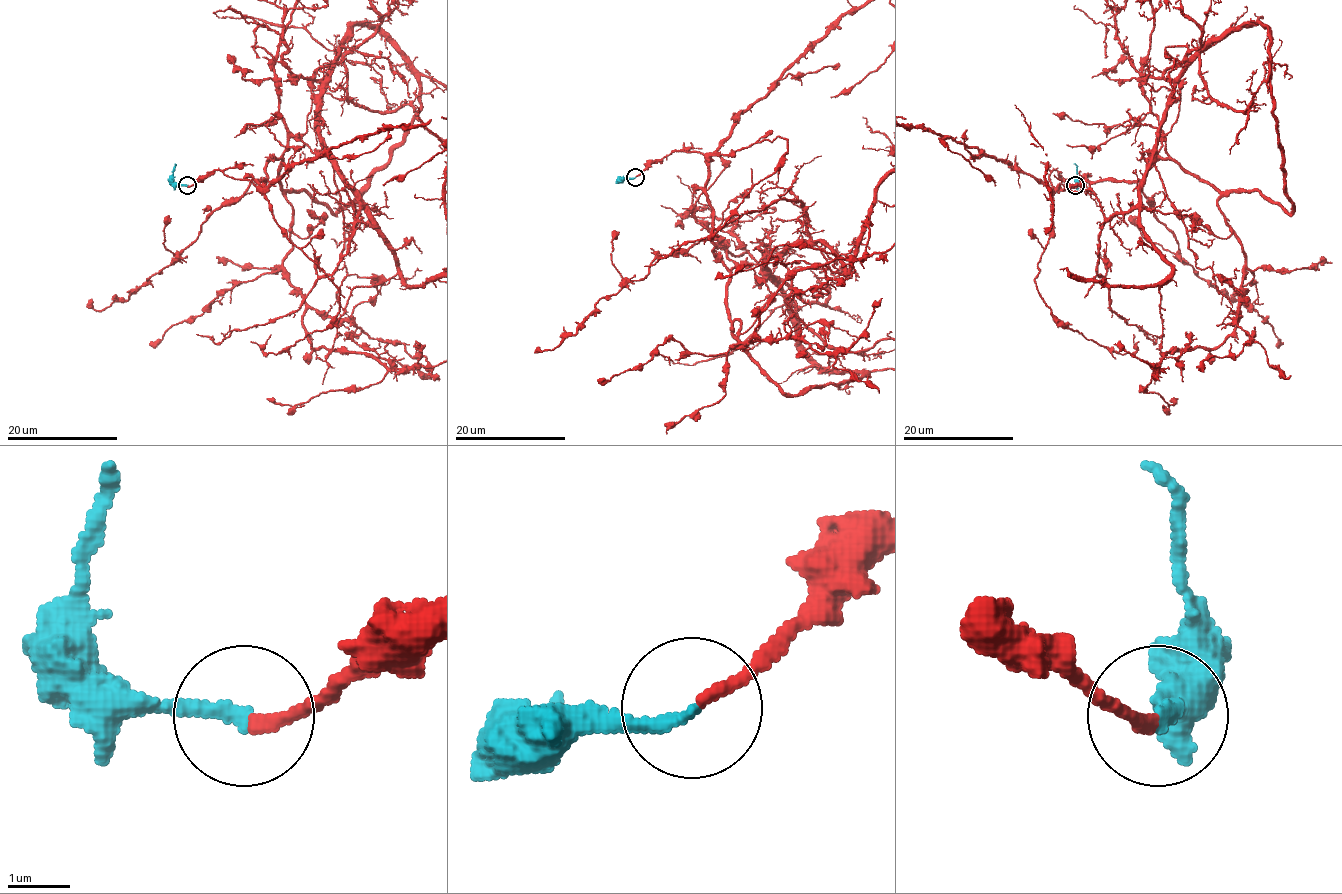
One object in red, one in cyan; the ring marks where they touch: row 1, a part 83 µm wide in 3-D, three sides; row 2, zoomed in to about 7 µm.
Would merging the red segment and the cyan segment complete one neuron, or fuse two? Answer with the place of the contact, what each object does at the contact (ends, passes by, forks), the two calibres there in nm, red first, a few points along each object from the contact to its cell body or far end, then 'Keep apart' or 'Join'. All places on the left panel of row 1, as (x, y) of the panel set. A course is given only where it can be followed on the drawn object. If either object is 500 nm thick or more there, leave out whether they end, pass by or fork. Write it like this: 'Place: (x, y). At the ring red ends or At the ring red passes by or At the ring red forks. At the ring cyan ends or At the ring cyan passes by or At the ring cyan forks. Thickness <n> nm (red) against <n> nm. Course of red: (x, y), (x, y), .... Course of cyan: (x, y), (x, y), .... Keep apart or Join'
Place: (187, 185). At the ring red ends. At the ring cyan ends. Thickness 200 nm (red) against 220 nm. Course of red: (188, 186), (321, 150), (339, 57), (358, 106), (409, 104). Course of cyan: (187, 186), (174, 180), (175, 164). Join

